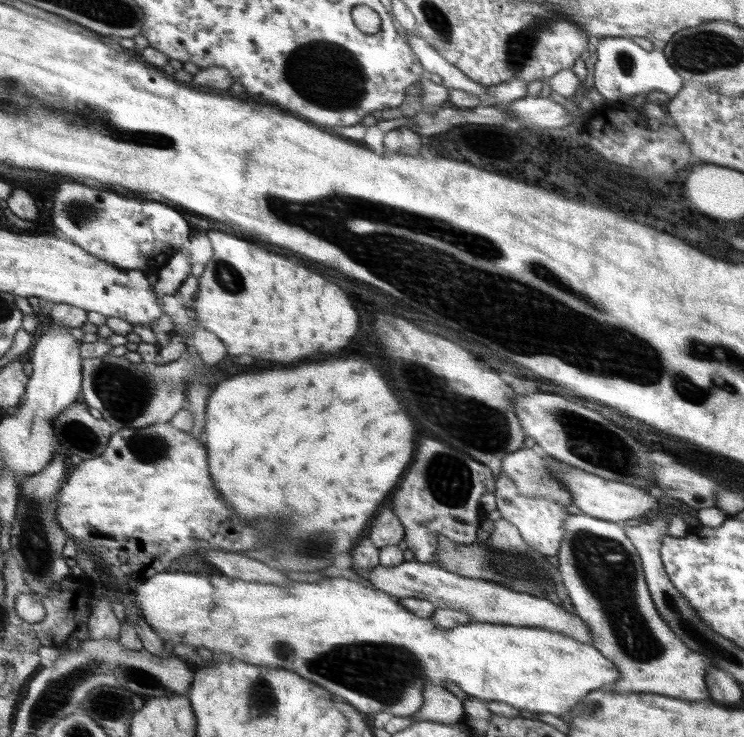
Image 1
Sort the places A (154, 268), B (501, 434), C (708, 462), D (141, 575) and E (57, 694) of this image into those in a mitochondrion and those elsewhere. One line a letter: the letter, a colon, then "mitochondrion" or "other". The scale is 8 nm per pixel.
A: other
B: mitochondrion
C: other
D: other
E: mitochondrion

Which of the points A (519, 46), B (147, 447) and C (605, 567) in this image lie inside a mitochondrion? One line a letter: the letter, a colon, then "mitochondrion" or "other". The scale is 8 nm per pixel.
A: mitochondrion
B: mitochondrion
C: mitochondrion

